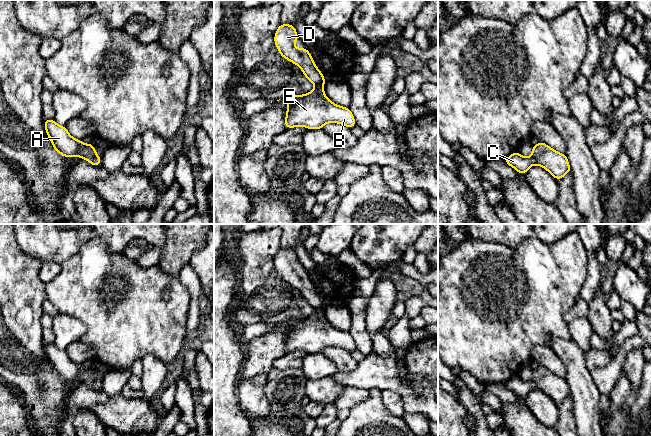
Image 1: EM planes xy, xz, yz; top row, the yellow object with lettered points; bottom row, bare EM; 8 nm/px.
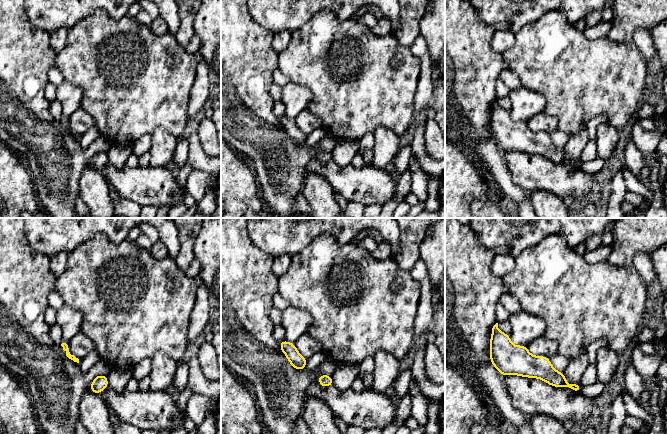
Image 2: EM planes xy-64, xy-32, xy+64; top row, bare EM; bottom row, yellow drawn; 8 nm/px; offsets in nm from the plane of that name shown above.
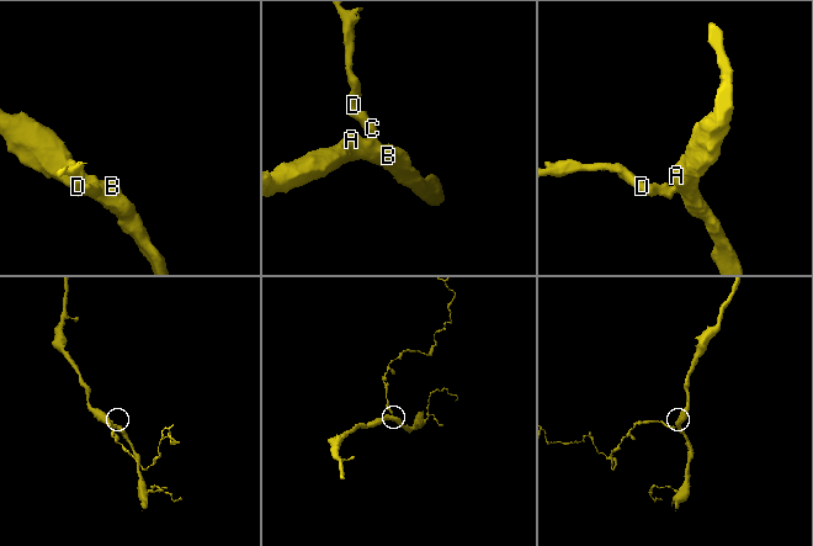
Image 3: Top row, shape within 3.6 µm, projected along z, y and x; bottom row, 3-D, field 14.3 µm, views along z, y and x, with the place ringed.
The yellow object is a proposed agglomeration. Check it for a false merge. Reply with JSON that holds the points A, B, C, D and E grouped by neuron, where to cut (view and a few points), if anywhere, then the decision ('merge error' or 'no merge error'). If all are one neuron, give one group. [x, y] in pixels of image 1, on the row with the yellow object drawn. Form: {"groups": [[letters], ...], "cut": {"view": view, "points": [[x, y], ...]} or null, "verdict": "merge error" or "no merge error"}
{"groups": [["A", "B", "C", "D", "E"]], "cut": null, "verdict": "no merge error"}

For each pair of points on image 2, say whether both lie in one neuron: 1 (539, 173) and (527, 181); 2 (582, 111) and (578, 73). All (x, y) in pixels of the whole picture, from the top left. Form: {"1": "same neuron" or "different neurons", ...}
{"1": "same neuron", "2": "same neuron"}

